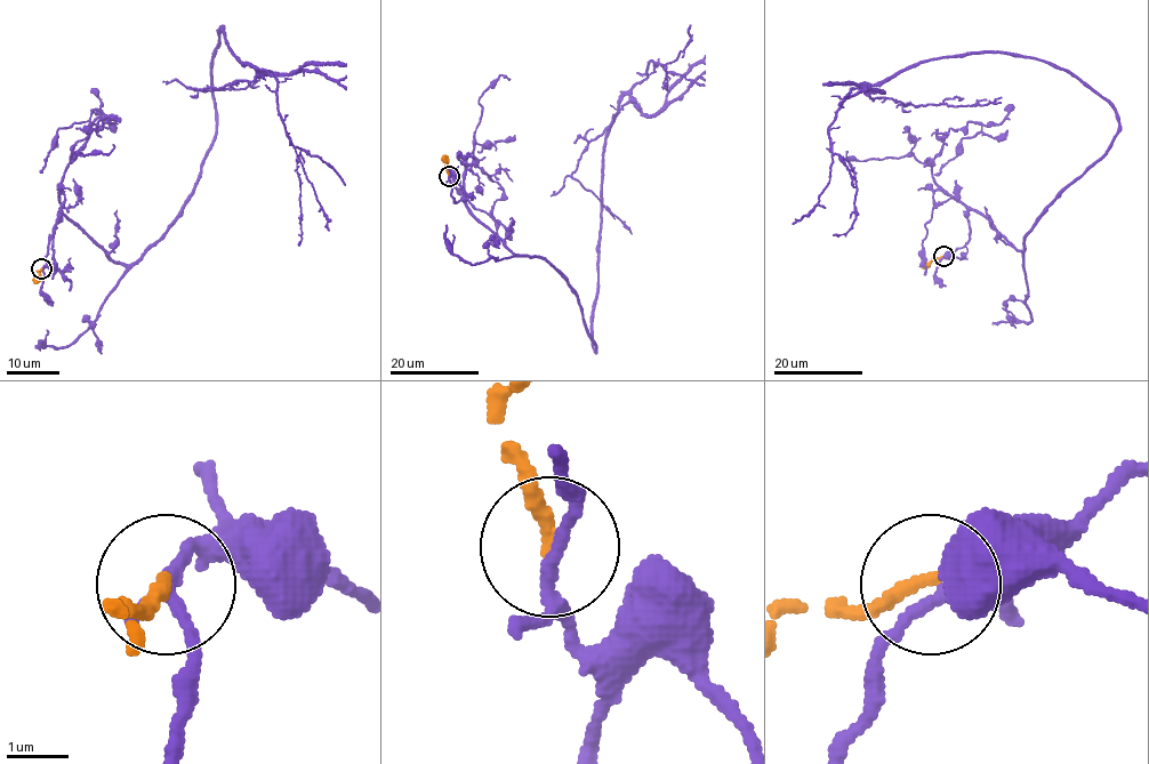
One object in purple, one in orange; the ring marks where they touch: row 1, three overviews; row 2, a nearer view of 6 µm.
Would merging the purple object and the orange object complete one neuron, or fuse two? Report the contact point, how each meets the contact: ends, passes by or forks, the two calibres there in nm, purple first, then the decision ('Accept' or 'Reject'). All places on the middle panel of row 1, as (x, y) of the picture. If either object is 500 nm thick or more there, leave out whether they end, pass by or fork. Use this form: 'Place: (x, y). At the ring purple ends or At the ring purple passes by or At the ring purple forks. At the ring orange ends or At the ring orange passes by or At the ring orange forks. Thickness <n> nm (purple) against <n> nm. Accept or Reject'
Place: (449, 176). At the ring purple forks. At the ring orange ends. Thickness 180 nm (purple) against 240 nm. Reject

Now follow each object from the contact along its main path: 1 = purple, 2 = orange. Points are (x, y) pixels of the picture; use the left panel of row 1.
1: (41, 268), (61, 214), (134, 265), (179, 212), (215, 136), (222, 27), (275, 78), (300, 149), (300, 243)
2: (41, 268), (37, 283)

